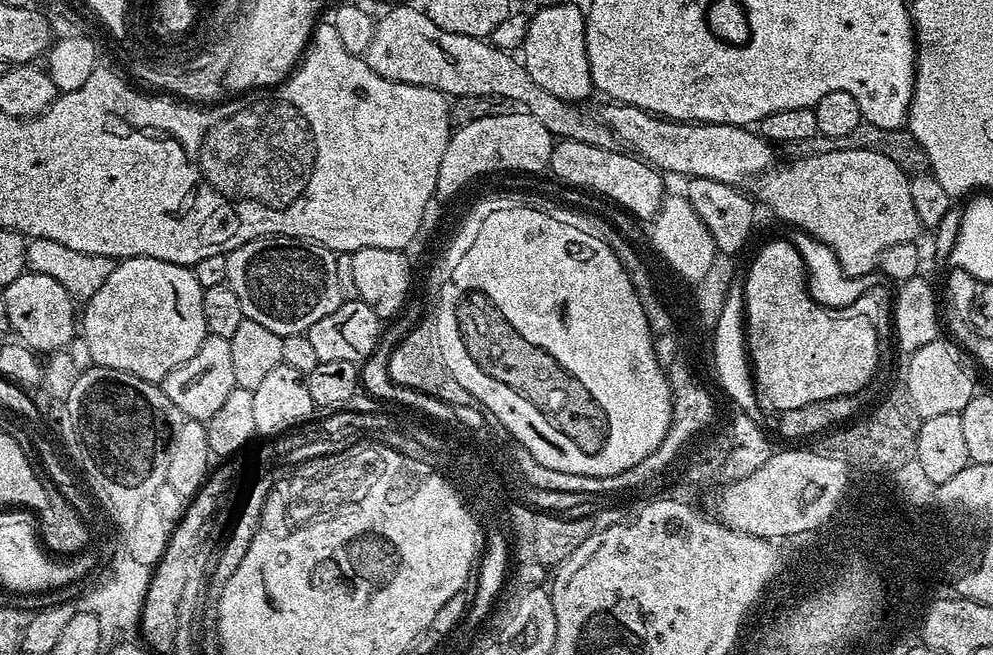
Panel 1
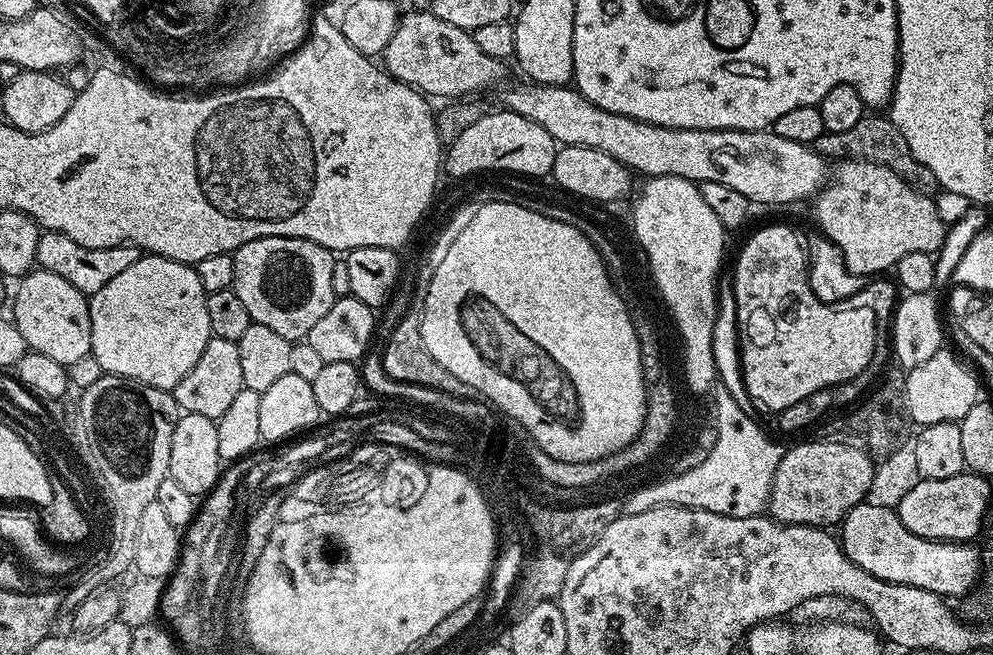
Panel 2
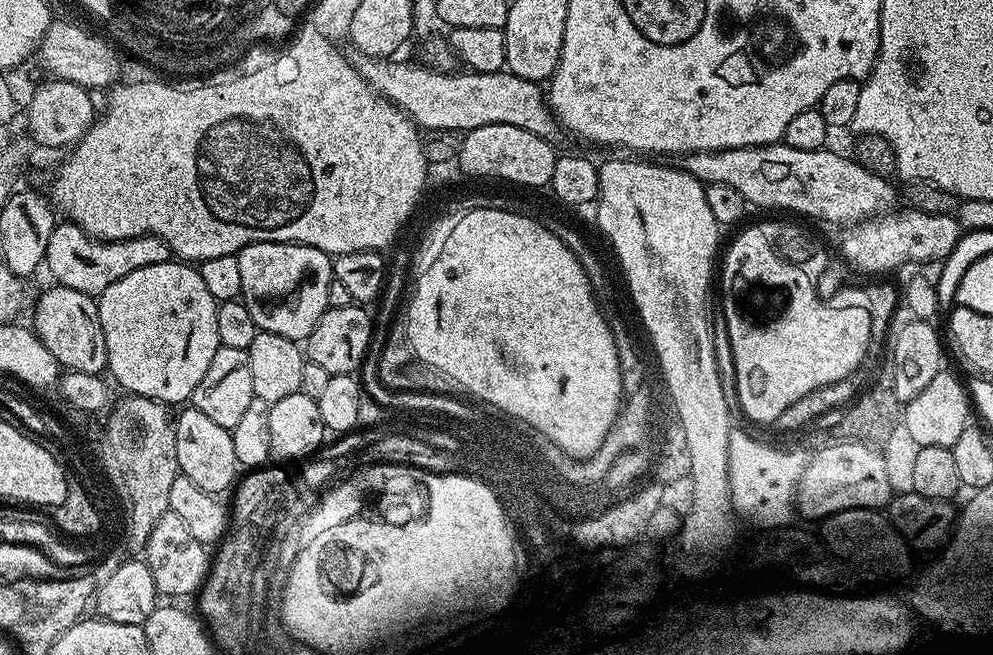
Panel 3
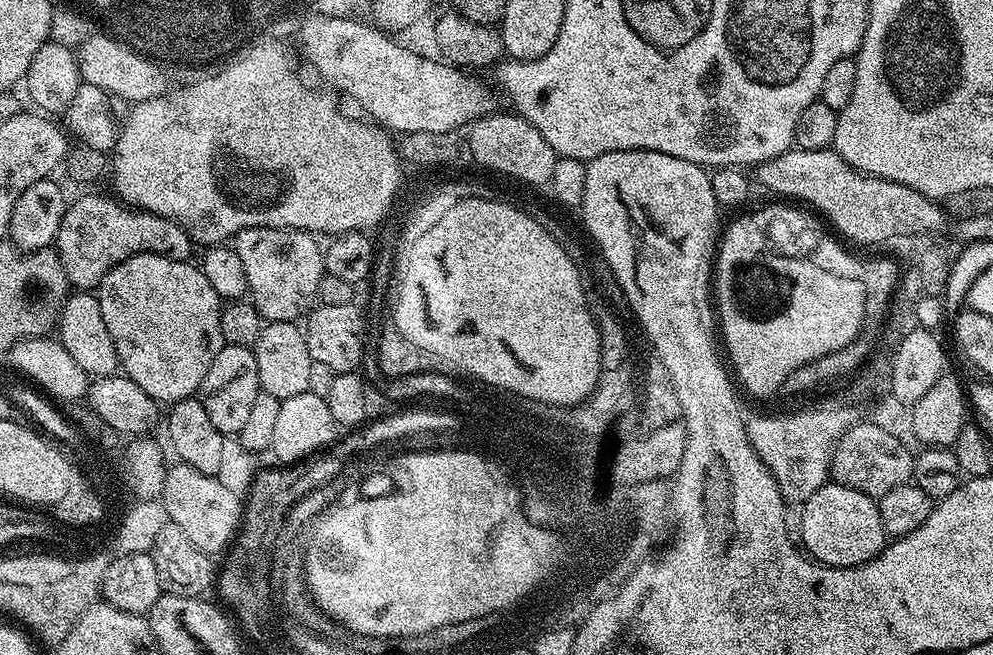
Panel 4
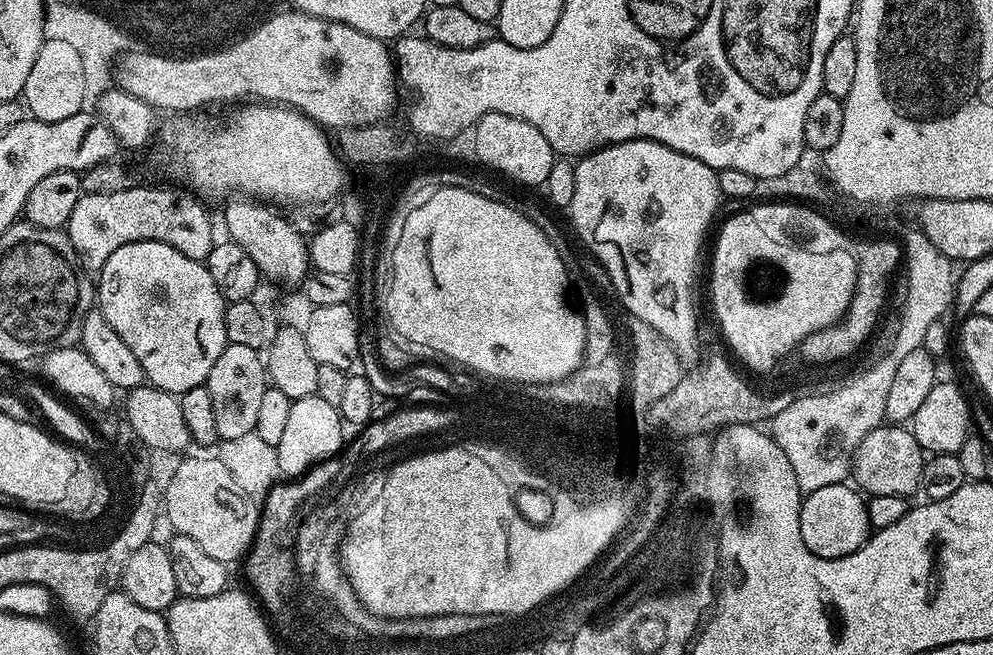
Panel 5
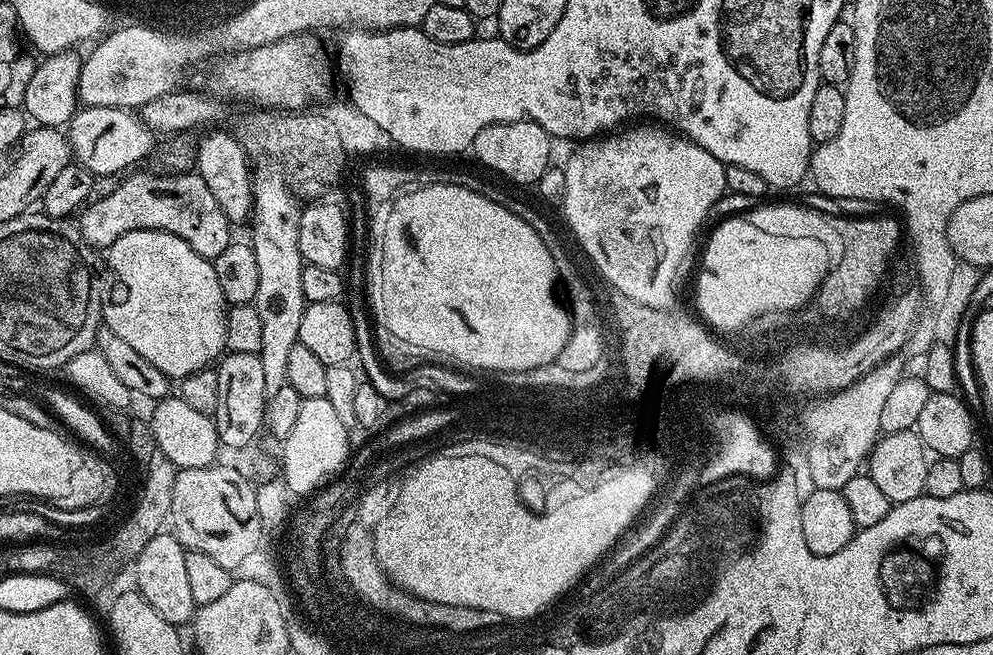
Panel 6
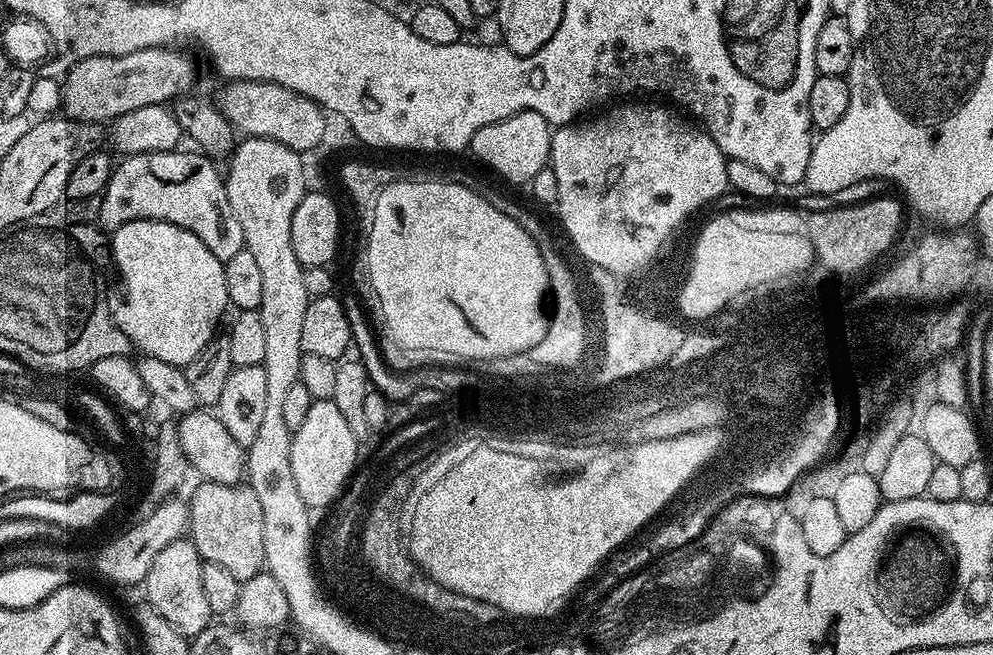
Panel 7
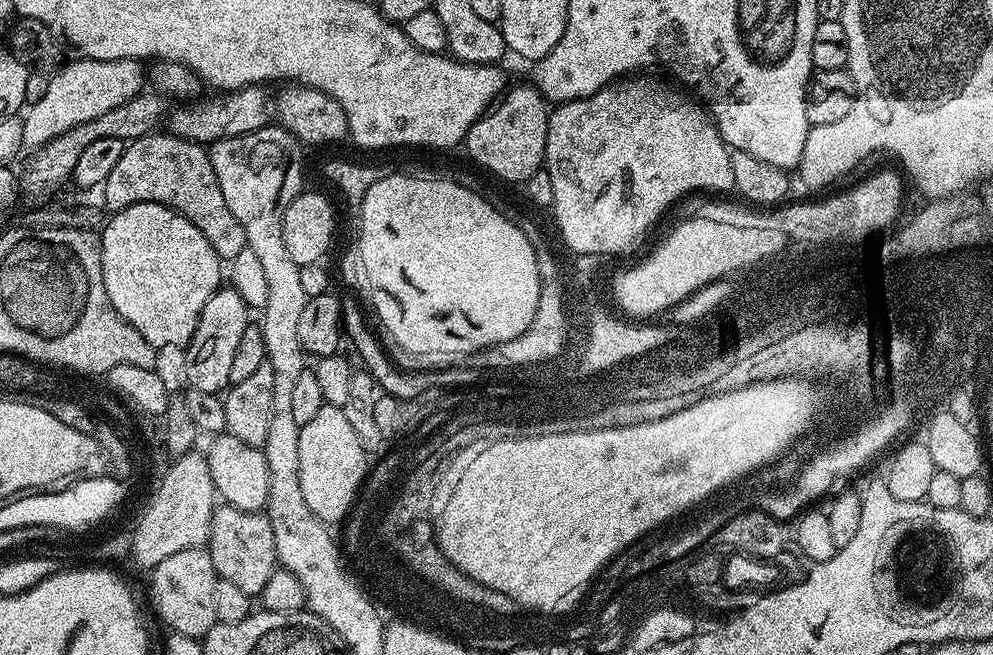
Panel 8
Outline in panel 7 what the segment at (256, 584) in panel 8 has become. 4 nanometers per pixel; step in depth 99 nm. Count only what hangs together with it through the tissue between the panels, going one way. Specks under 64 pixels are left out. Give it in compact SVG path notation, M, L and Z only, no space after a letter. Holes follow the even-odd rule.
M201 481L188 500L189 537L205 563L225 567L234 578L246 581L263 569L262 506L258 496L246 484L221 485Z

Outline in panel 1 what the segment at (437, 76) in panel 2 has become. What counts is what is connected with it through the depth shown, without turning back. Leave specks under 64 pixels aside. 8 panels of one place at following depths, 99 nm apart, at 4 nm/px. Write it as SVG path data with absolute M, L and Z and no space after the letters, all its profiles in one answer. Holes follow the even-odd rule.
M392 8L384 17L375 21L373 37L366 53L366 59L370 70L374 74L382 74L382 78L390 78L394 82L403 84L413 84L414 86L426 86L444 93L449 98L464 95L494 95L495 97L505 97L515 102L523 111L528 112L546 130L550 130L553 138L562 140L573 140L574 142L586 142L586 146L598 146L599 148L617 147L618 141L611 128L607 128L595 115L583 112L579 103L554 98L554 94L549 94L547 90L542 90L530 74L526 74L523 63L513 53L504 52L501 48L496 48L487 39L479 36L467 36L466 34L450 34L442 30L428 17L427 11L416 8Z

